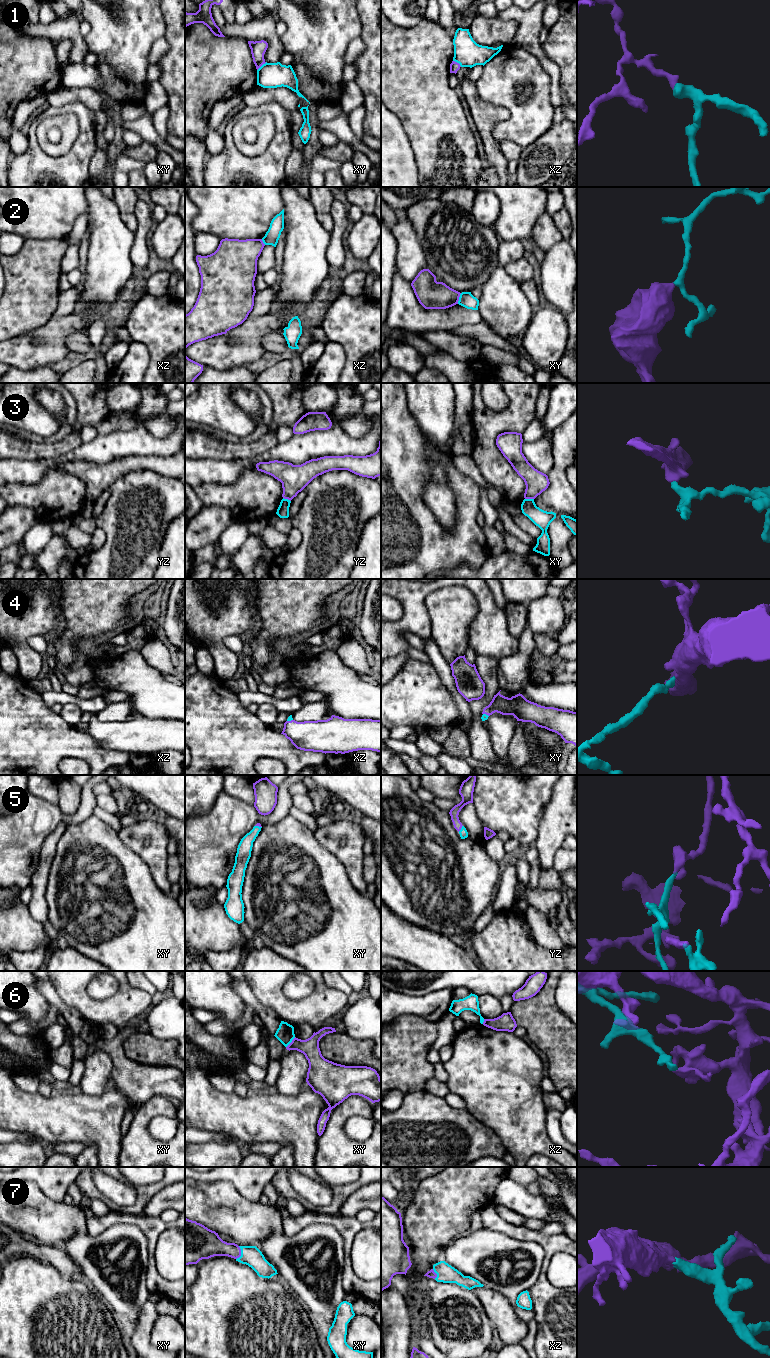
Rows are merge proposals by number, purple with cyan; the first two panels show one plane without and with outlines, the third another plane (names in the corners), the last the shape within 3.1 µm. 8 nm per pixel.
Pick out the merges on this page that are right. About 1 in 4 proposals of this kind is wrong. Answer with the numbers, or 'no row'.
4, 5, 7

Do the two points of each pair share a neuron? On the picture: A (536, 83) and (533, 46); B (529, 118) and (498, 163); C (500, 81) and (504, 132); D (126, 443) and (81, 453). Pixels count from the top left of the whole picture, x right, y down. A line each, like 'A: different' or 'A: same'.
A: different
B: different
C: same
D: same

